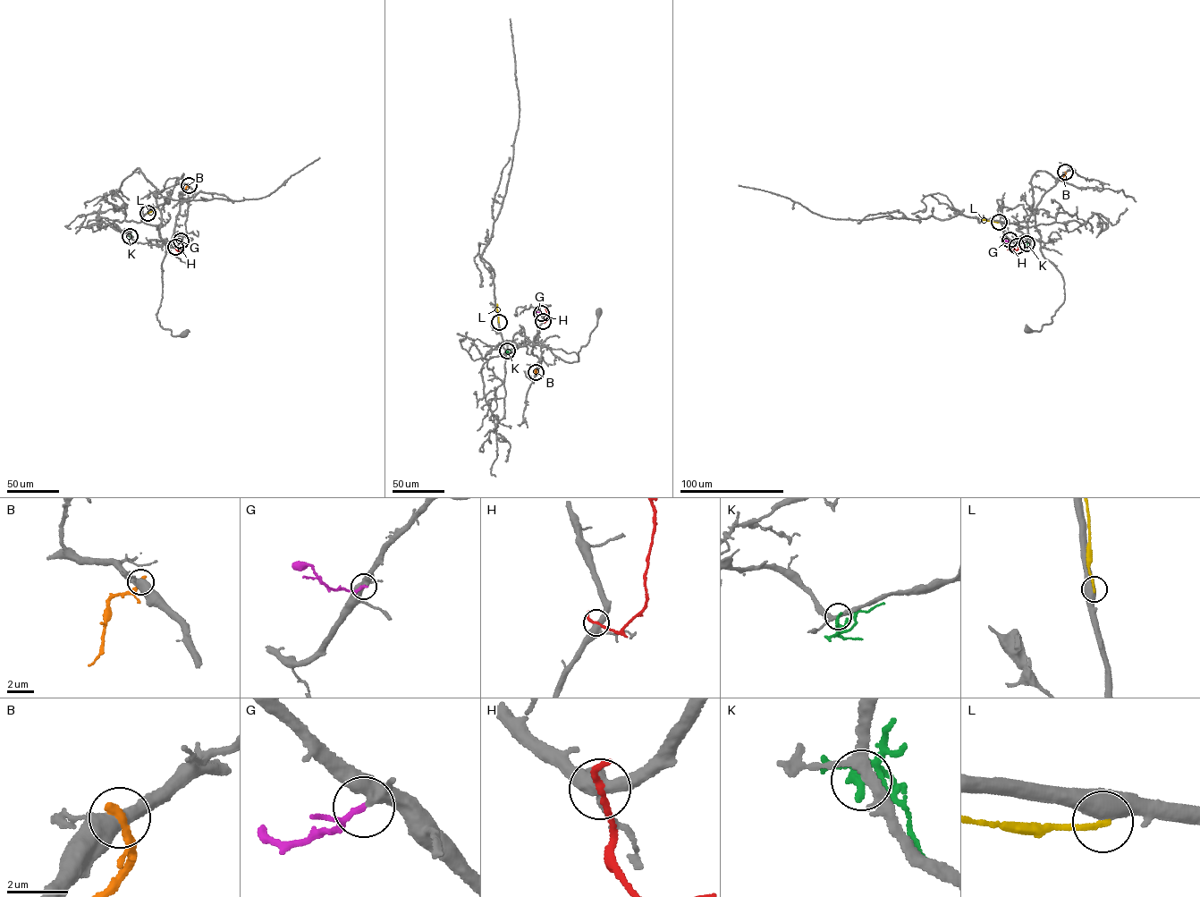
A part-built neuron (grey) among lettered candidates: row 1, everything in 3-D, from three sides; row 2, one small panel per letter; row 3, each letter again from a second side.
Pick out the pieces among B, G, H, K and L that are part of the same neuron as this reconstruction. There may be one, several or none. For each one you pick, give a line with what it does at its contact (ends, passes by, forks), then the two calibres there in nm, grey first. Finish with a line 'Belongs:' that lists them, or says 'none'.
G: it passes by; calibres 320 and 130 nm
Belongs: G

